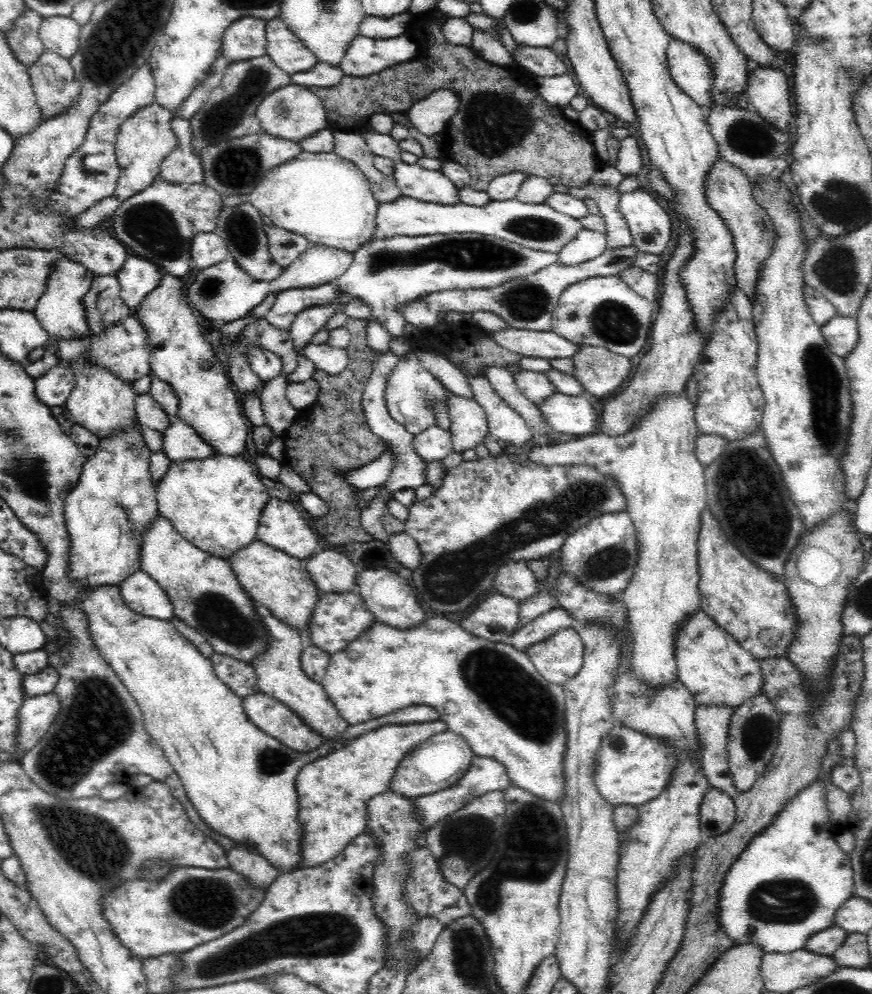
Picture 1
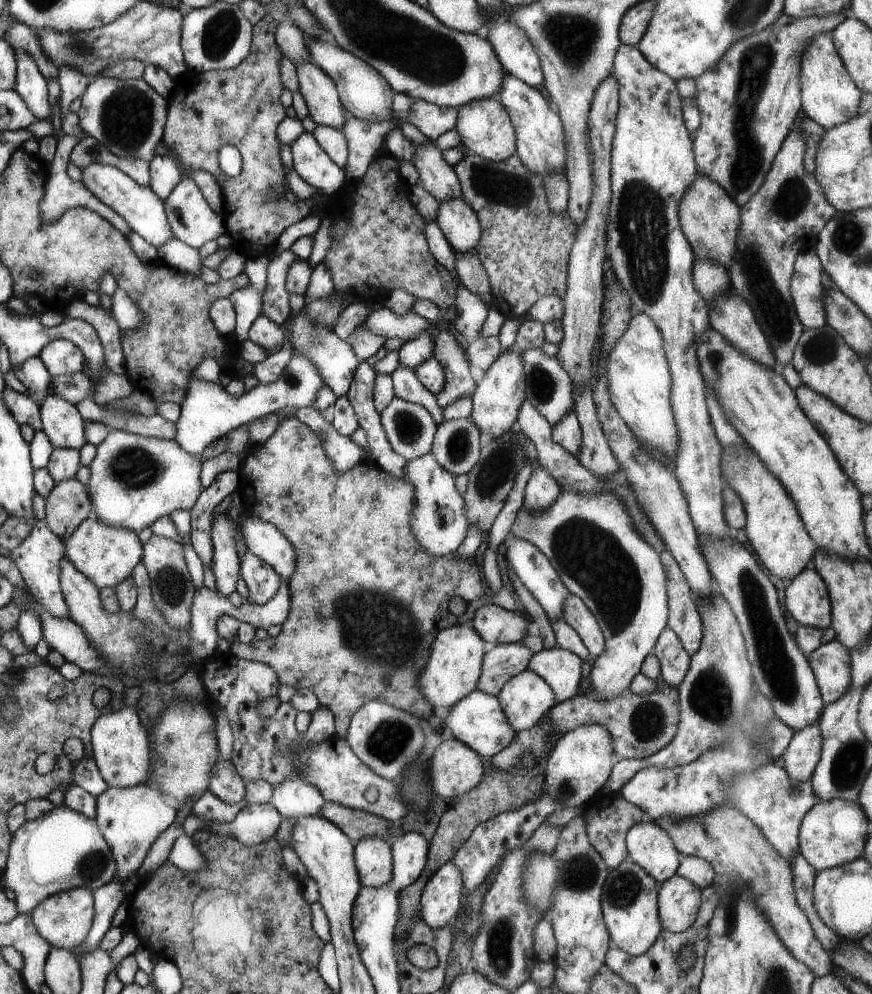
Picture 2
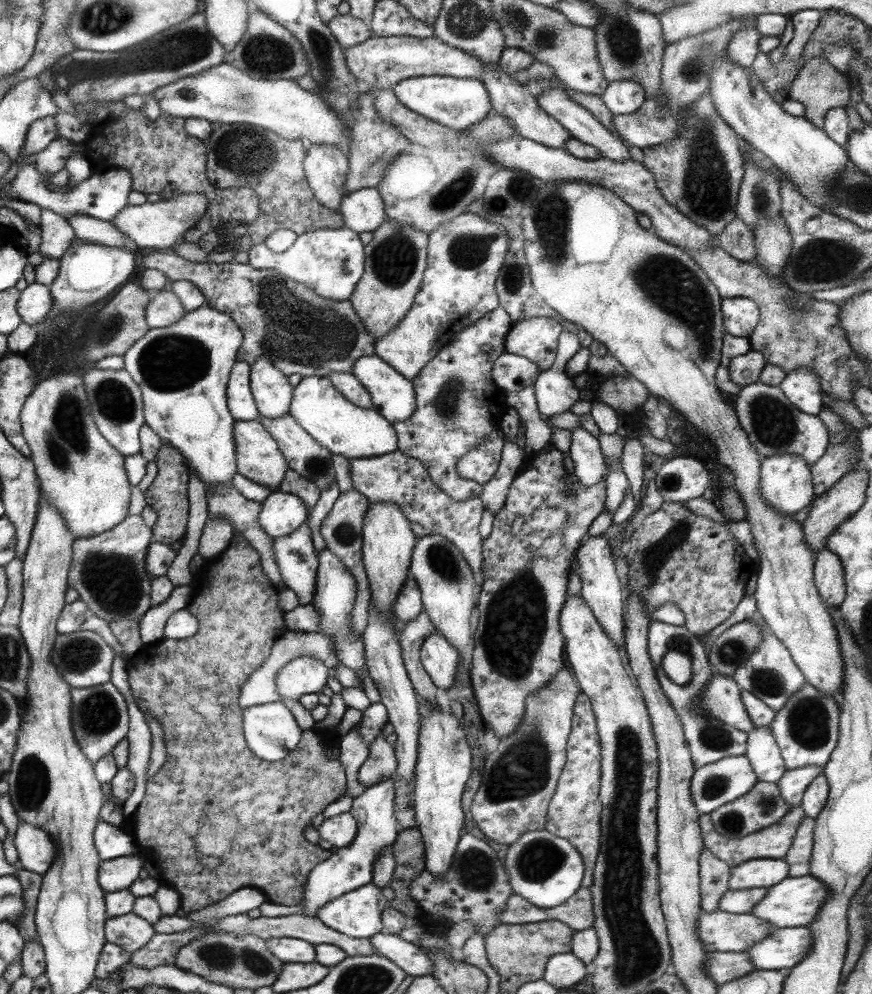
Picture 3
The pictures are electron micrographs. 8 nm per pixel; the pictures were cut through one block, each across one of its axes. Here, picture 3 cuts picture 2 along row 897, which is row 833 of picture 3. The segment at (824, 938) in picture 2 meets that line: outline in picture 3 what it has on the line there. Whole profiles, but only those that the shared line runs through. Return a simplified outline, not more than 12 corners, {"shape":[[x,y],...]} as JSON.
{"shape":[[803,816],[785,854],[787,878],[809,876],[815,820]]}

